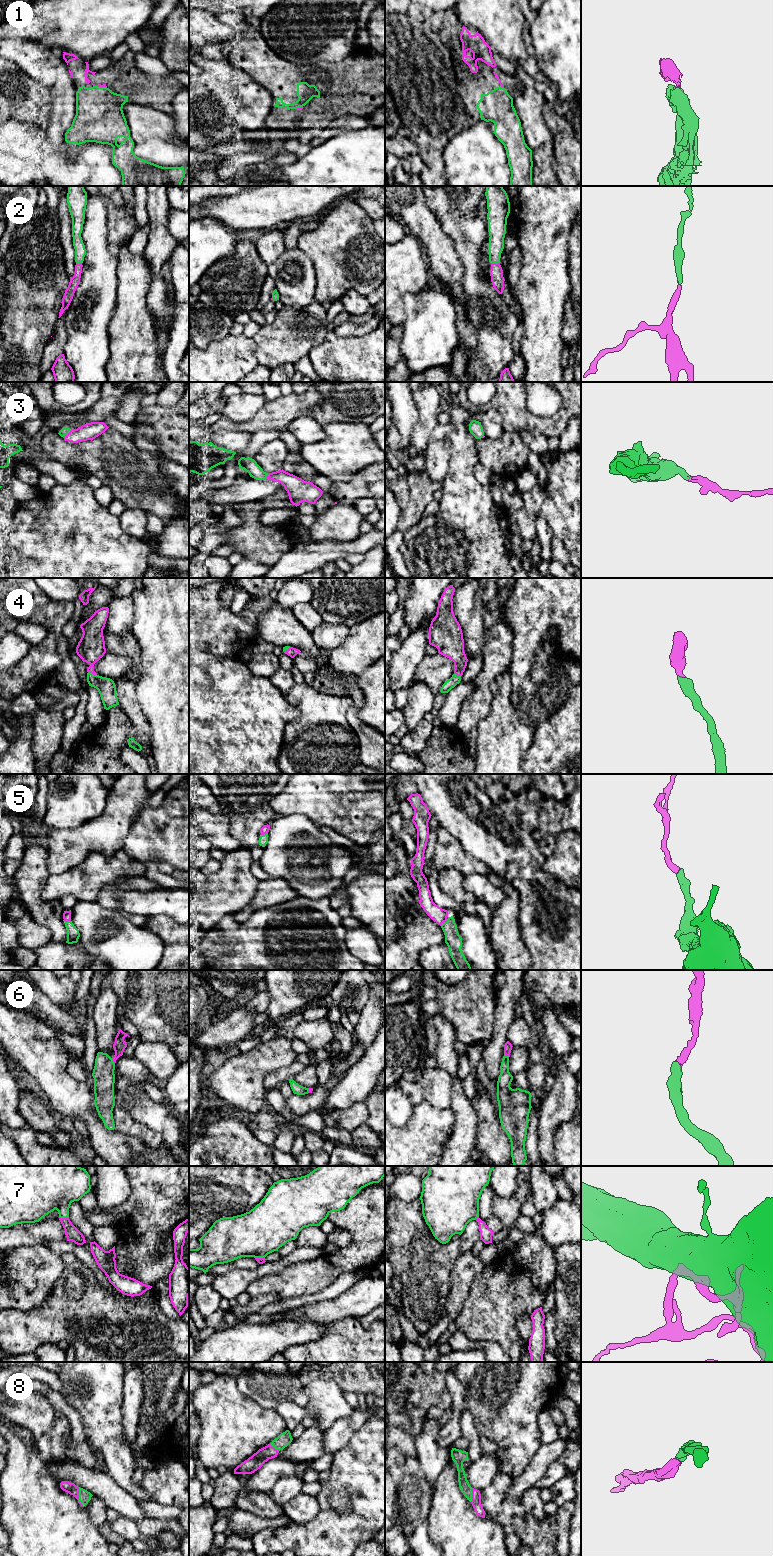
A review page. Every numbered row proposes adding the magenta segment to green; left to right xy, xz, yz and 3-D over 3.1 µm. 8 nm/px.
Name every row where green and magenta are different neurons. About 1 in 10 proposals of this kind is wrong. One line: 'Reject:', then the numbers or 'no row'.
Reject: no row

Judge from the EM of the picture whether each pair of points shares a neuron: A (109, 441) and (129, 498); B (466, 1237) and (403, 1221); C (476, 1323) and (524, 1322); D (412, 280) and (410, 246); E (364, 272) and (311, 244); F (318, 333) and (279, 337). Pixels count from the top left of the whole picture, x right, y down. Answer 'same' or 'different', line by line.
A: same
B: different
C: different
D: same
E: same
F: same

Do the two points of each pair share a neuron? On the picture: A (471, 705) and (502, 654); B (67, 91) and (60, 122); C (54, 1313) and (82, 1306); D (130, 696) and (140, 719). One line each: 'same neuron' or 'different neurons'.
A: same neuron
B: same neuron
C: same neuron
D: same neuron

